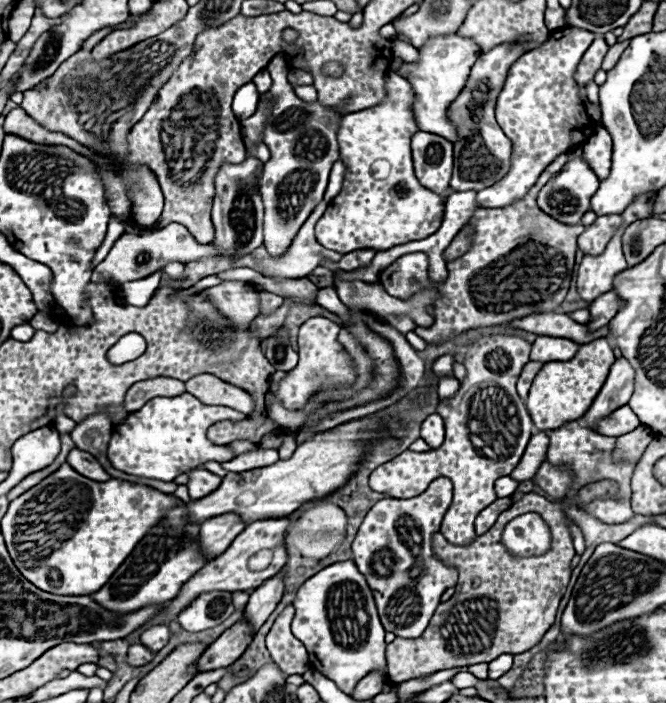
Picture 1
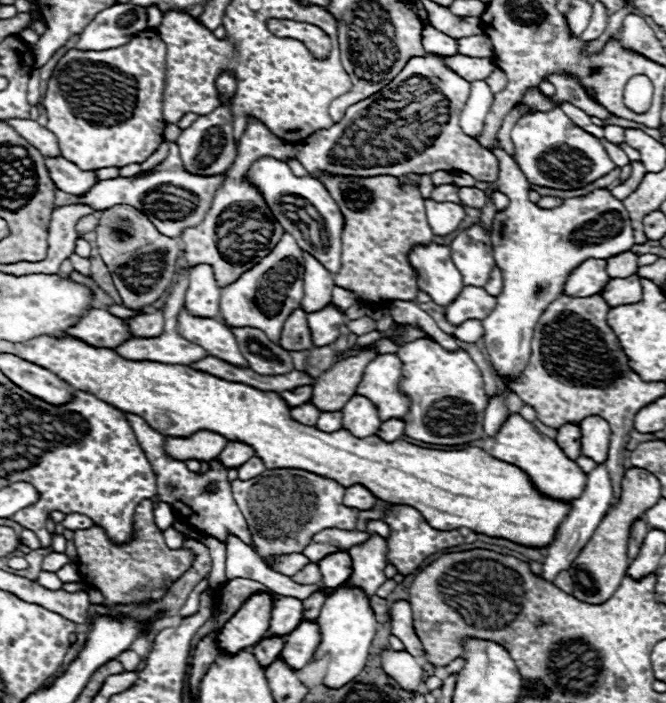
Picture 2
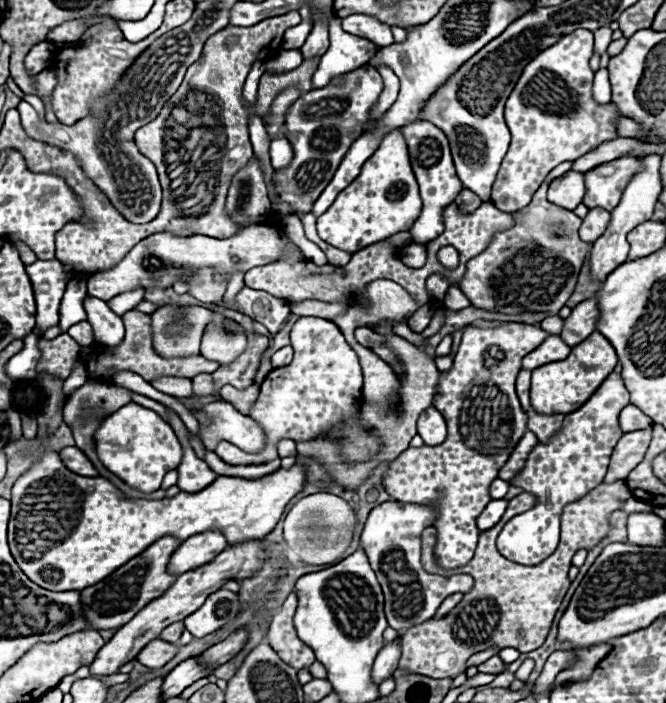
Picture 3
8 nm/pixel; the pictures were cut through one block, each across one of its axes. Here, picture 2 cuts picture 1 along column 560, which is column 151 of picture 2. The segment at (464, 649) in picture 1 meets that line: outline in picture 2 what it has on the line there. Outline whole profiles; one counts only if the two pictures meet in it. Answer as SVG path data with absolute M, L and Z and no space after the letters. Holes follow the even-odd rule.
M142 500L142 504L138 504L138 508L134 510L132 542L114 544L106 536L104 528L94 526L82 532L74 532L74 544L78 550L76 564L80 578L90 586L100 588L110 606L162 598L166 588L190 568L194 558L188 550L170 550L164 544L164 536L154 524L152 500Z

